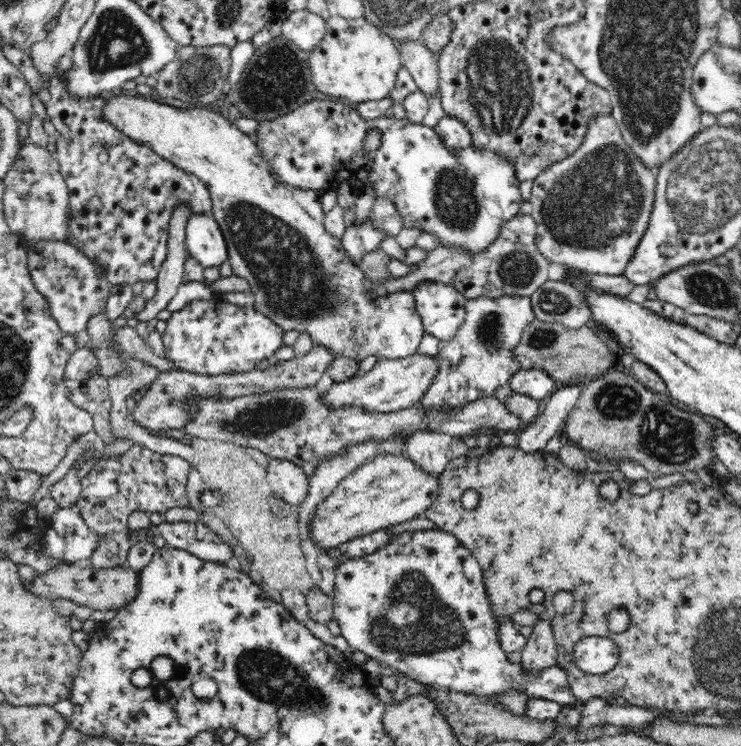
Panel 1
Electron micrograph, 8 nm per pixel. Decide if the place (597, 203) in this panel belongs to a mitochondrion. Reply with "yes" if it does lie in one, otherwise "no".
yes

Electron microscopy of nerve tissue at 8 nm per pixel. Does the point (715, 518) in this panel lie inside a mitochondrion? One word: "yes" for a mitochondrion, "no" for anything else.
no

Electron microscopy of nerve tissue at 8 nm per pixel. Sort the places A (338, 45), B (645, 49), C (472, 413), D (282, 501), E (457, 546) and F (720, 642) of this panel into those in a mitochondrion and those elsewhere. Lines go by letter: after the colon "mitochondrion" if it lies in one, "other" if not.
A: other
B: mitochondrion
C: other
D: other
E: other
F: mitochondrion

